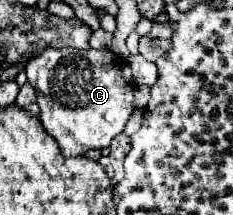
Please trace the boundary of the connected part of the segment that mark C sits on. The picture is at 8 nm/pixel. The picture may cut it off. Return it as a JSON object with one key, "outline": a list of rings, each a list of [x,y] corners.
{"outline":[[[47,48],[27,62],[27,80],[37,90],[37,104],[41,108],[39,120],[43,128],[59,142],[63,154],[79,156],[91,148],[107,148],[111,140],[123,132],[133,106],[133,76],[129,64],[111,50],[77,50],[77,48]]]}

